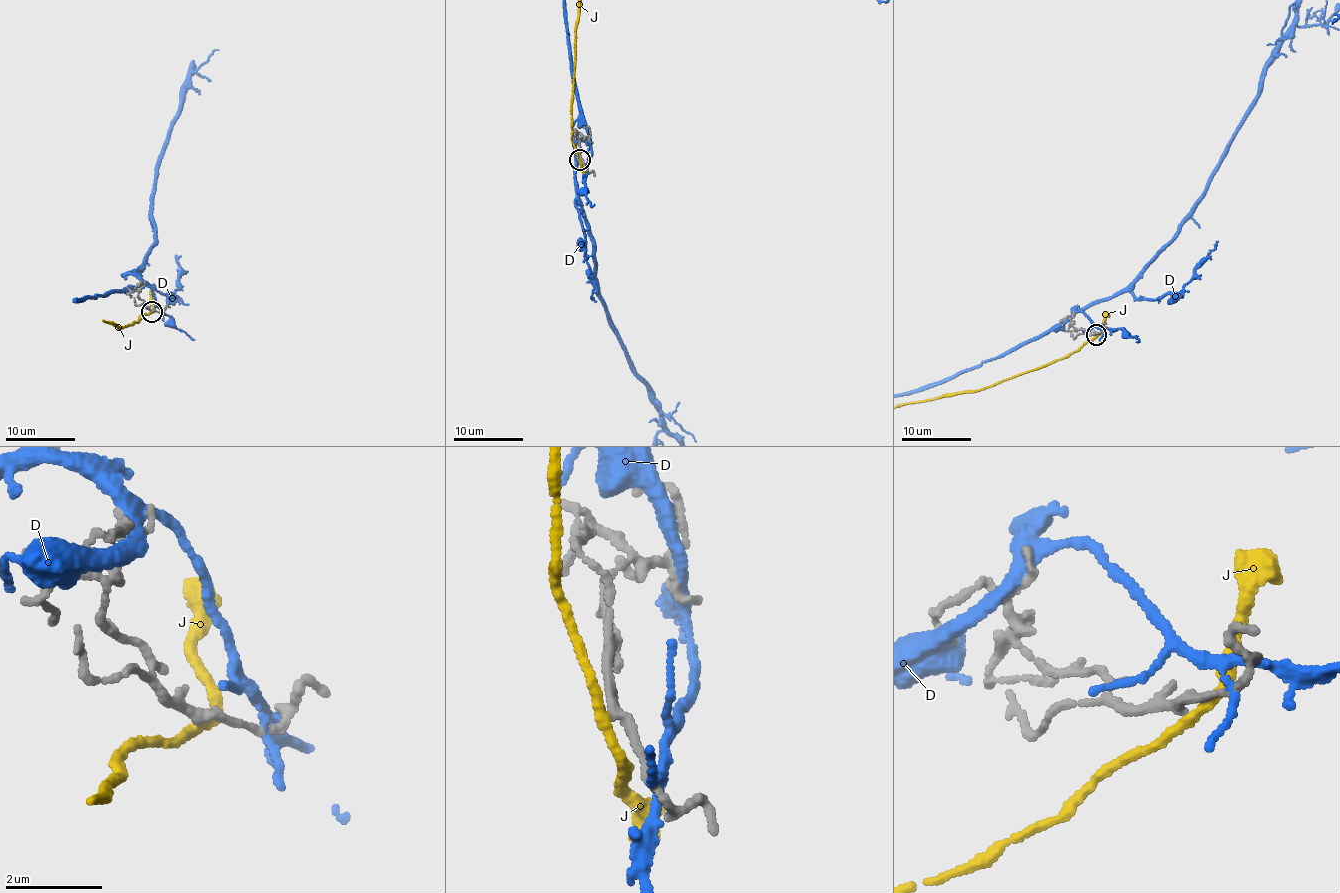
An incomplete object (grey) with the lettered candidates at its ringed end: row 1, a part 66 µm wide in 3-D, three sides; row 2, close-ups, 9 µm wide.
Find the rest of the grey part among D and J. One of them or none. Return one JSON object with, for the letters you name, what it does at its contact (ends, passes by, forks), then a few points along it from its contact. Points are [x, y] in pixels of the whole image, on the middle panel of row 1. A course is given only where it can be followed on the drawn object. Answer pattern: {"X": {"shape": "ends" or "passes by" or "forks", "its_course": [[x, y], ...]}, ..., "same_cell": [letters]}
{"same_cell": []}

